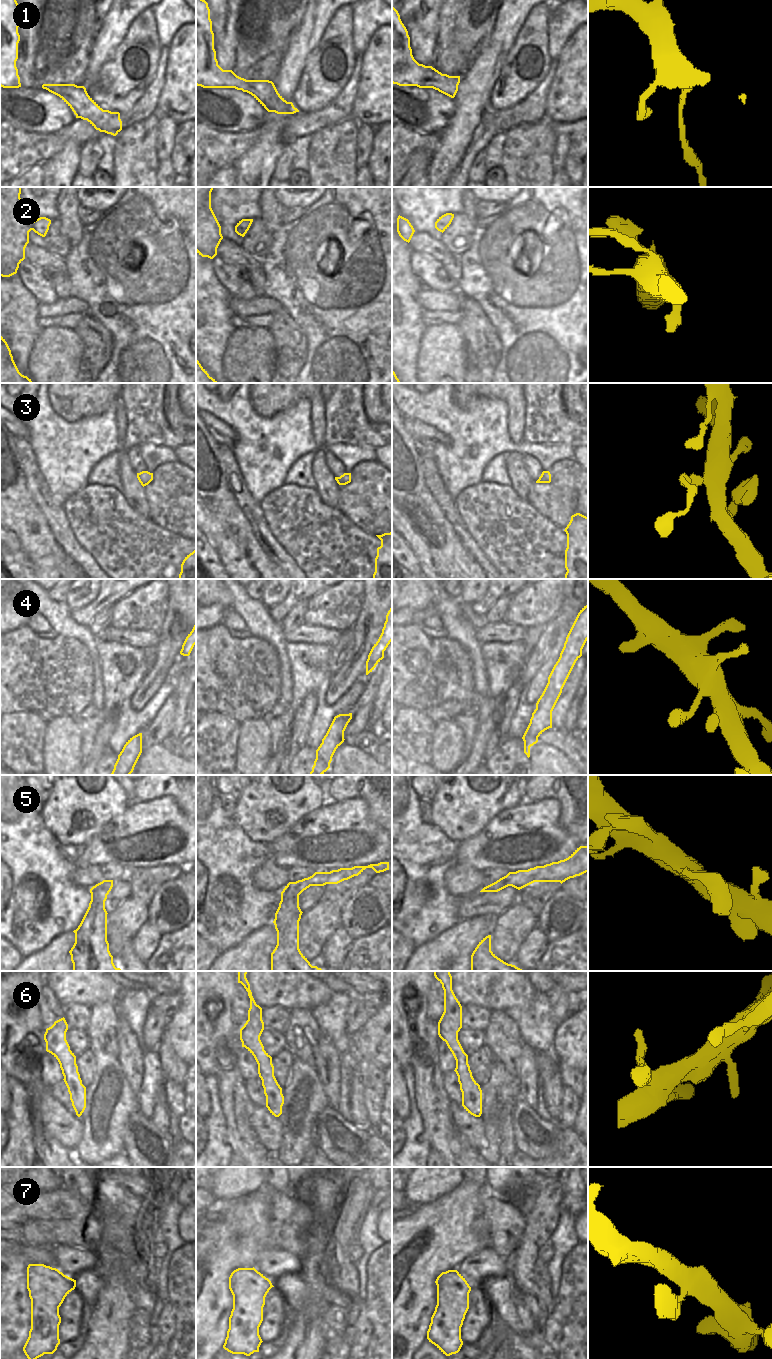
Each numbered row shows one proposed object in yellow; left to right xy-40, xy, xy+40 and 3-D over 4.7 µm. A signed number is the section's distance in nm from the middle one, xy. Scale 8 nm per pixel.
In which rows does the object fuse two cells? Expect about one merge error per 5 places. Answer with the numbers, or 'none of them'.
1

